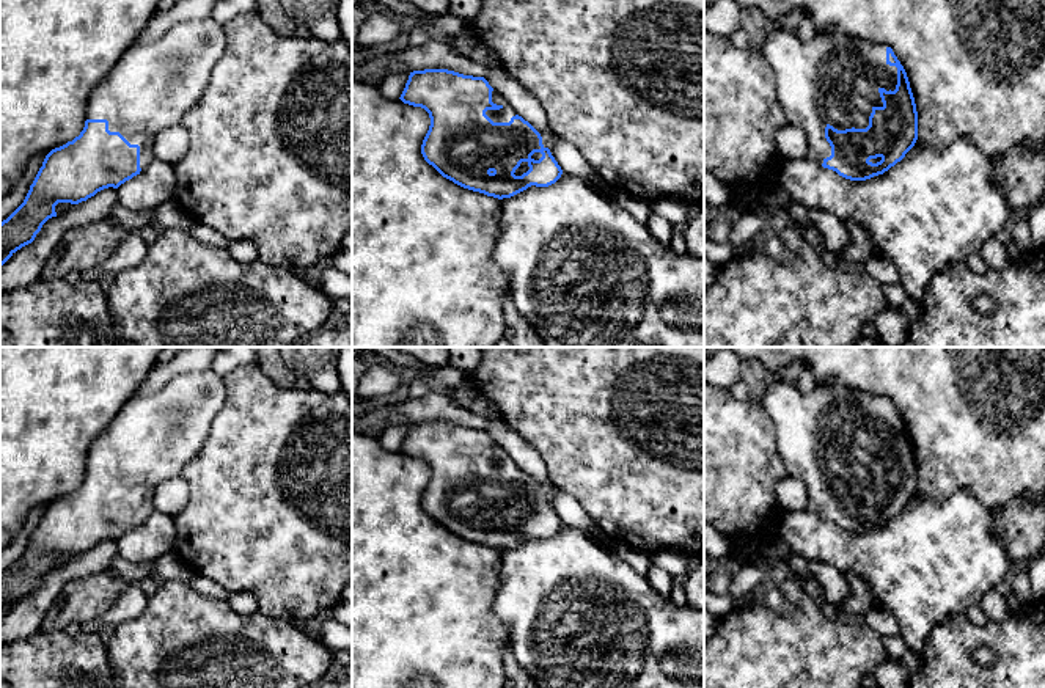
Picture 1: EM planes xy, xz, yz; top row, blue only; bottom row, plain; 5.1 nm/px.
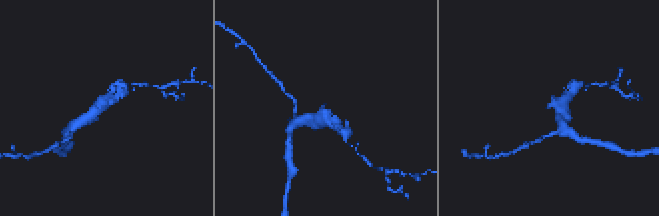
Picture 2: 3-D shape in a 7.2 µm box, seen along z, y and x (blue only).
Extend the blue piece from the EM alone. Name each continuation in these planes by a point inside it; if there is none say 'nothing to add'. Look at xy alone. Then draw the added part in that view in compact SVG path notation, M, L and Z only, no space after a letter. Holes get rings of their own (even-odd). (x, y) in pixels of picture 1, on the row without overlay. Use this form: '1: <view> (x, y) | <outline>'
1: xy (151, 439) | M212 369L178 374L154 394L130 397L91 443L86 471L107 471L110 484L138 496L145 521L156 511L156 489L200 454L225 402L223 377Z

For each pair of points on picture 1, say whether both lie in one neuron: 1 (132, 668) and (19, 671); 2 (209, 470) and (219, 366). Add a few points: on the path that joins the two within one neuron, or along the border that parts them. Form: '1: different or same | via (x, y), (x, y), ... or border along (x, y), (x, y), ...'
1: different | border along (106, 644), (112, 671)
2: different | border along (256, 363), (236, 366), (223, 377)

